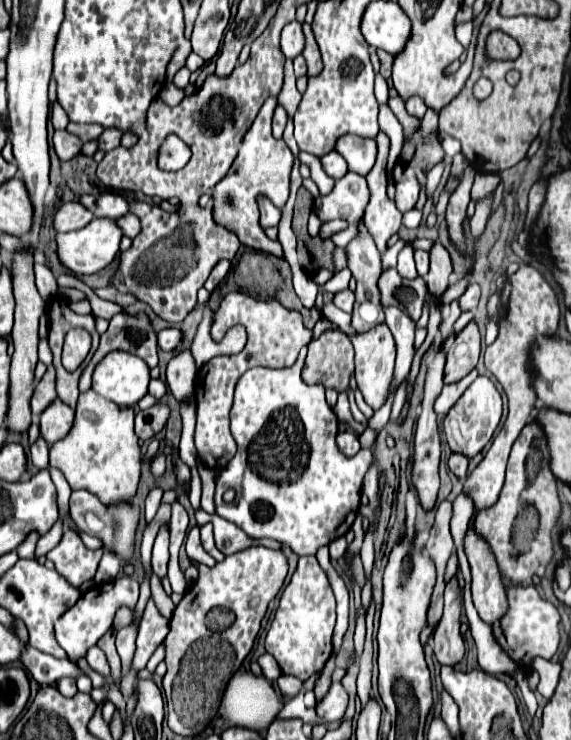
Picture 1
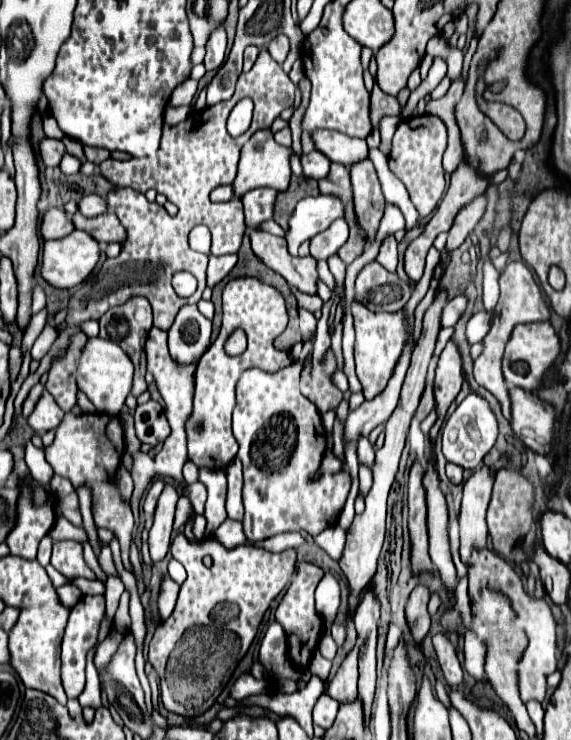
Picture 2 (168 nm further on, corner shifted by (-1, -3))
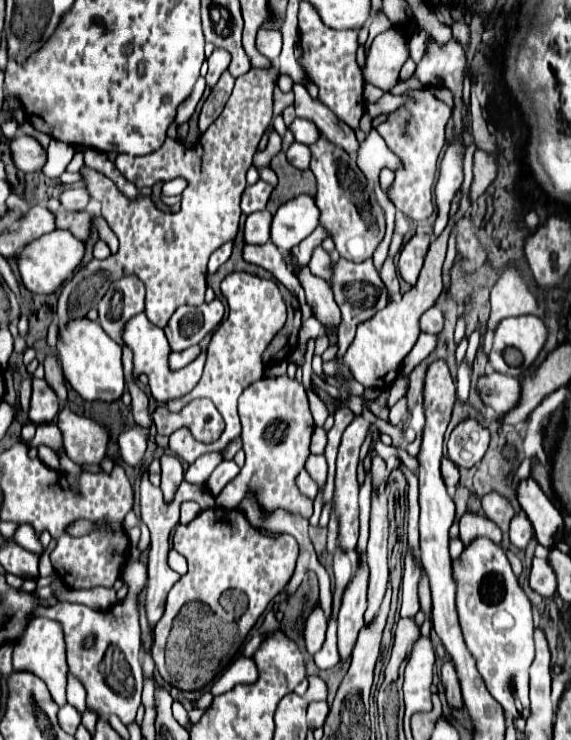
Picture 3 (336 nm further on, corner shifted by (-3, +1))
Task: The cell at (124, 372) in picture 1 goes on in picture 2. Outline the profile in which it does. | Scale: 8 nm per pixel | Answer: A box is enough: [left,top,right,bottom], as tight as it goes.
[76,338,134,414]

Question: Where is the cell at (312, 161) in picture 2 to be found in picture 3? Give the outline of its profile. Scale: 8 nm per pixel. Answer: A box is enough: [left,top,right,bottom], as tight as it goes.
[286,142,310,170]

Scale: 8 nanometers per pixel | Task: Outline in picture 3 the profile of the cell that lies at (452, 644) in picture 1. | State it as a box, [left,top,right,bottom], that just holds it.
[442,662,462,710]

